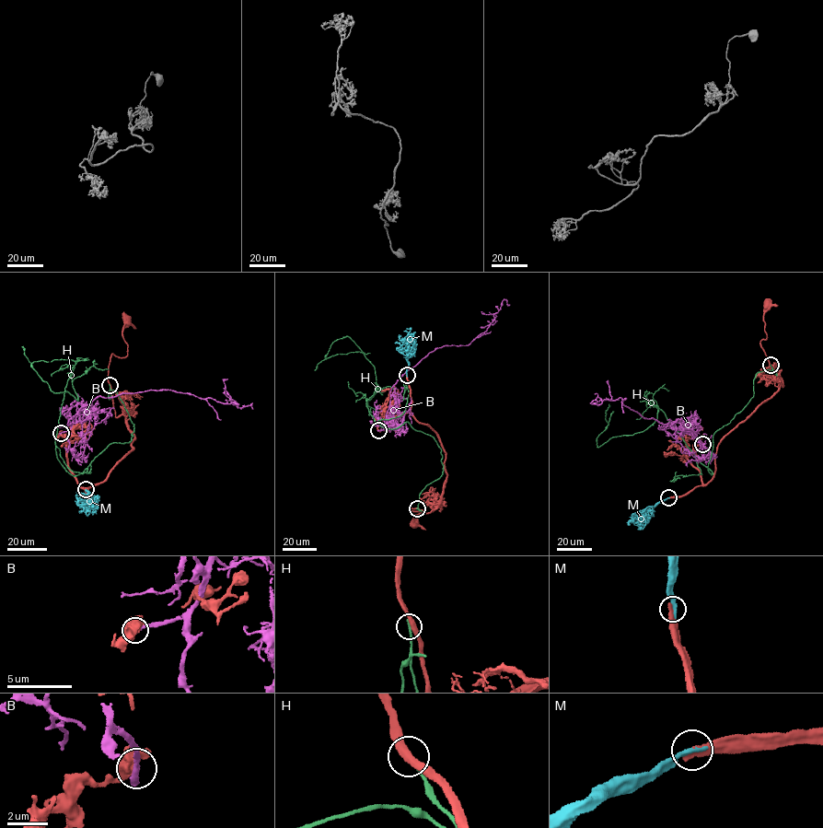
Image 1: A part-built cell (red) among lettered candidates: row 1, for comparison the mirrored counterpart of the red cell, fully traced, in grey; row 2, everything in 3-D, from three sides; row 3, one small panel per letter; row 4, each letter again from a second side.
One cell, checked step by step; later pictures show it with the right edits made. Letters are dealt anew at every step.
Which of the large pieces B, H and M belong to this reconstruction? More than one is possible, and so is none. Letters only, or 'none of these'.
M

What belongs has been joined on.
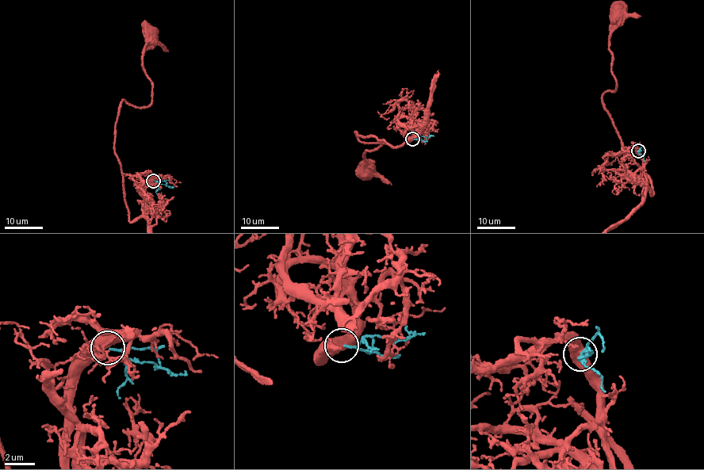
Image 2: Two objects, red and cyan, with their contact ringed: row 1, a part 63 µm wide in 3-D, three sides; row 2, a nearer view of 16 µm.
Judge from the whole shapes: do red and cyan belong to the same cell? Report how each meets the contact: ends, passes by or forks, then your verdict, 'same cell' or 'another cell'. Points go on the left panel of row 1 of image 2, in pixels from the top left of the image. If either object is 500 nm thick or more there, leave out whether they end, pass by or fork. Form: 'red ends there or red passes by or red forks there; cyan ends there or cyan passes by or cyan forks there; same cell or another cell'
same cell

